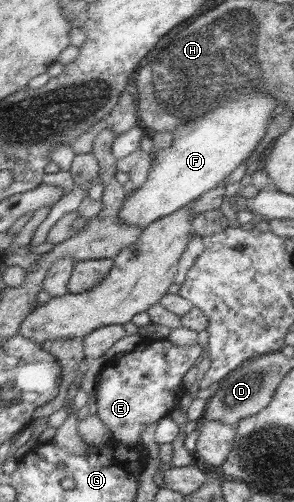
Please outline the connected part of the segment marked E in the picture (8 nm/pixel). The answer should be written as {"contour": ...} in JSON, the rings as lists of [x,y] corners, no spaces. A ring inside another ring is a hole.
{"contour":[[[143,339],[131,351],[125,352],[125,355],[114,366],[107,366],[105,369],[102,369],[95,391],[96,415],[112,433],[112,440],[121,444],[135,444],[139,440],[139,434],[143,432],[146,426],[169,414],[173,406],[178,404],[179,396],[184,391],[180,383],[183,374],[196,364],[195,358],[204,355],[204,353],[205,348],[201,347],[198,343],[183,350],[167,341],[167,339],[157,341]]]}

